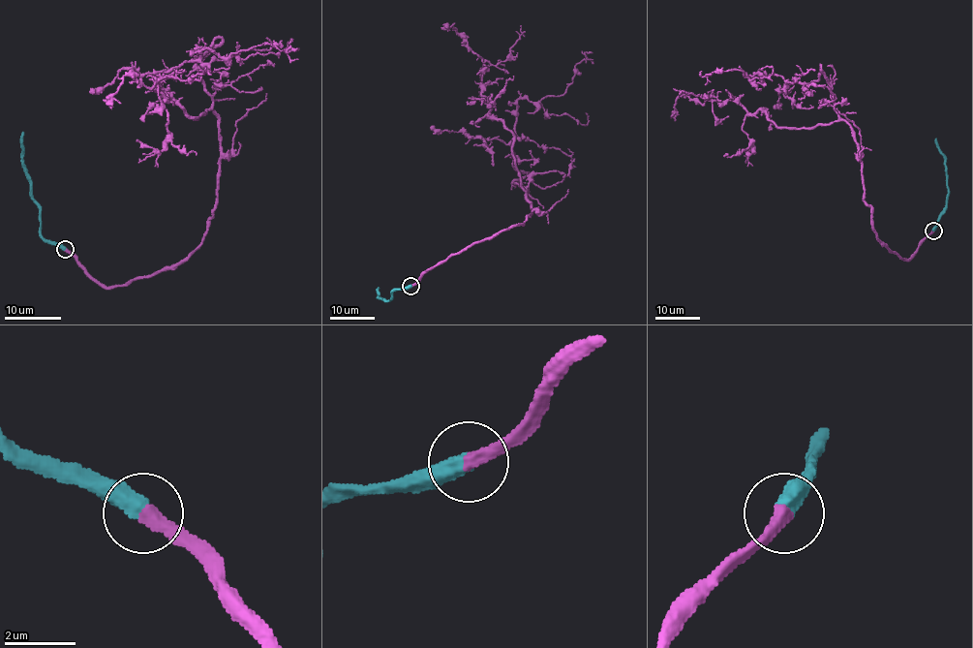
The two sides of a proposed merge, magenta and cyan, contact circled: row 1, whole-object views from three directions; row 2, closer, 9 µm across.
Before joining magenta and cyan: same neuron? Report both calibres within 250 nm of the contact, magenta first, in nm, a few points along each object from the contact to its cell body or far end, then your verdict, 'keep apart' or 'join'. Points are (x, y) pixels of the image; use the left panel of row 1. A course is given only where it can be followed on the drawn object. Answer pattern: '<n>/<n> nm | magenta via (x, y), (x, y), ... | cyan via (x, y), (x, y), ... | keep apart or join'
400/500 nm | magenta via (65, 250), (107, 287), (186, 258), (212, 215), (220, 156), (197, 67), (210, 46), (193, 61), (297, 48) | cyan via (65, 250), (43, 236), (40, 207), (32, 197), (22, 153), (24, 132) | join

